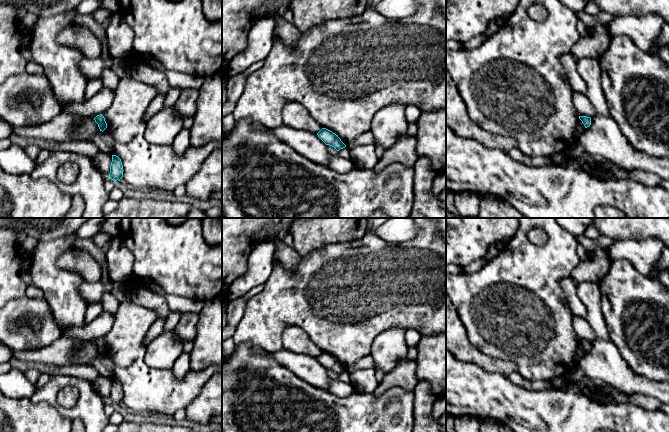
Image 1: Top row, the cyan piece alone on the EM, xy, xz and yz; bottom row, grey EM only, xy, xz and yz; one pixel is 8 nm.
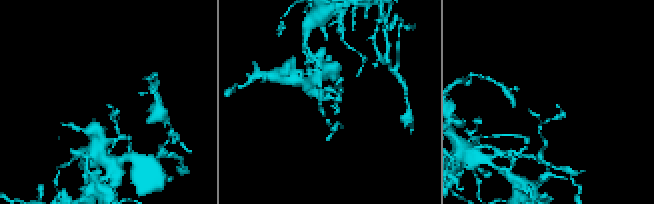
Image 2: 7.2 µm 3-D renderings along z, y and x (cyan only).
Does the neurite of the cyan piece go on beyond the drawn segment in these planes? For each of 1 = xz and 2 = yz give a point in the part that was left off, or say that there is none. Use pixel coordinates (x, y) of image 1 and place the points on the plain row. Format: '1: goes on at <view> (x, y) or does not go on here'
1: does not go on here
2: does not go on here

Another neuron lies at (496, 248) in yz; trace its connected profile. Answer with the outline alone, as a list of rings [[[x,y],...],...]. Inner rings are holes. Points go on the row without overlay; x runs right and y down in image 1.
[[[497,242],[494,245],[492,245],[487,252],[486,259],[489,260],[493,258],[494,256],[496,256],[497,254],[499,254],[499,252],[501,251],[501,248],[502,248],[501,242]]]

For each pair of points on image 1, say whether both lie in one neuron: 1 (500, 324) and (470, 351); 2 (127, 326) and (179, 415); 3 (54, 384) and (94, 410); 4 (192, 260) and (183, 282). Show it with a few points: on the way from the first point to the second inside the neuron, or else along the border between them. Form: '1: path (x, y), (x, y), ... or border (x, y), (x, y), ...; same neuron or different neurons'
1: border (464, 326), (468, 340), (485, 354), (496, 358); different neurons
2: border (184, 408), (179, 408), (173, 415); different neurons
3: path (66, 382), (76, 382), (87, 393), (89, 398); same neuron
4: path (187, 265), (183, 269), (183, 277); same neuron

